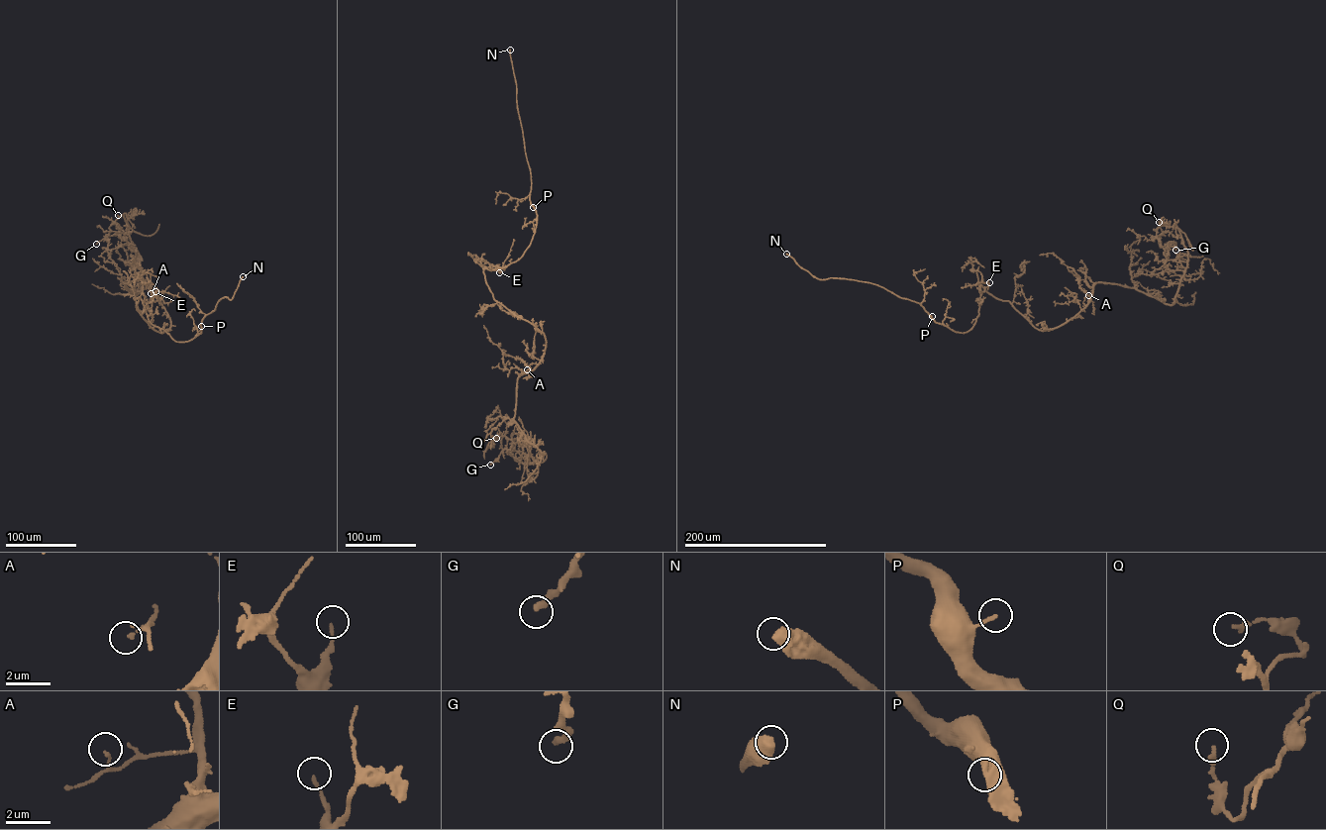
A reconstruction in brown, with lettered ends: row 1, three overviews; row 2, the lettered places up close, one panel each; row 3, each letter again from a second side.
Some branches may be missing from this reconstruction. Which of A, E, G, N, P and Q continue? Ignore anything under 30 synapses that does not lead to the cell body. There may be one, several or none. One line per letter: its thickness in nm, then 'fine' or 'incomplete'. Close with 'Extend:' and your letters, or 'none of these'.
A: calibre 120 nm; fine
E: calibre 120 nm; fine
G: calibre 320 nm; fine
N: calibre 550 nm; incomplete
P: calibre 130 nm; incomplete
Q: calibre 240 nm; fine
Extend: N, P

